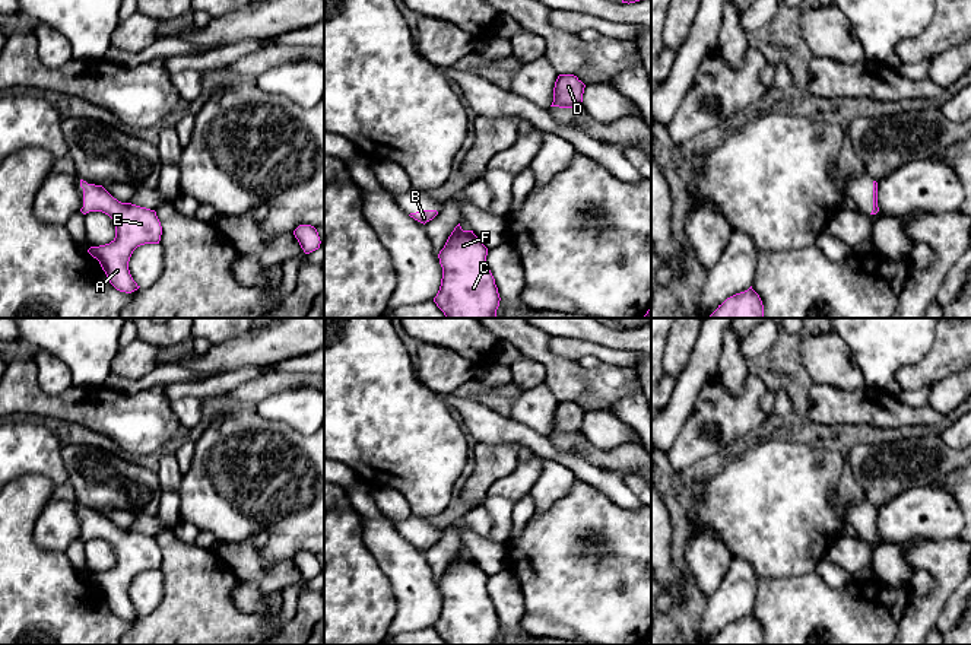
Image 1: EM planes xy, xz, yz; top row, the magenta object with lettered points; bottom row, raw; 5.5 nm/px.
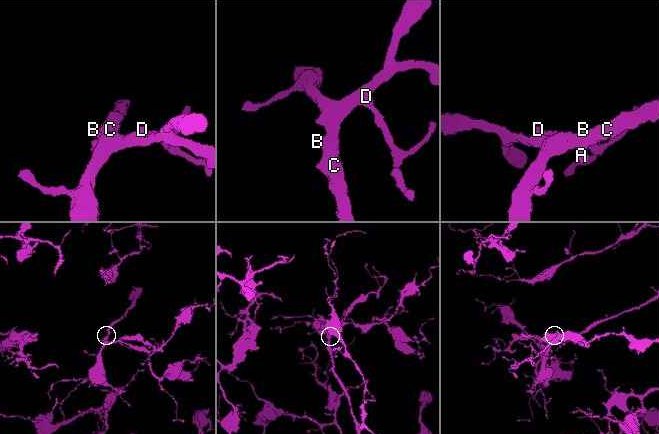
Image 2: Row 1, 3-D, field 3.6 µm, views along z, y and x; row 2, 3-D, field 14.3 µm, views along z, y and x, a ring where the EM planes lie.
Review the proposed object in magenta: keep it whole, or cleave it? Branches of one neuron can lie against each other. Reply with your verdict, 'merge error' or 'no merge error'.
no merge error

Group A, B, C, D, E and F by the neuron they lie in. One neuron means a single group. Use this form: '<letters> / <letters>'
A B C D E F

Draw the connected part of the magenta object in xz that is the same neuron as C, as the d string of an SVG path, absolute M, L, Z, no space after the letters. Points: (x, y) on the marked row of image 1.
M458 223L438 254L442 279L434 302L447 318L496 318L501 298L486 255L488 248L473 231L463 231Z

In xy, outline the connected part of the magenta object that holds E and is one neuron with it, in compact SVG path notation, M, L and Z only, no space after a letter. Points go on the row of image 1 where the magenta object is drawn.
M80 179L80 187L83 188L83 207L80 212L83 215L89 212L102 212L114 220L115 238L105 245L91 247L88 252L96 258L105 271L110 283L120 292L131 293L140 286L133 280L128 261L133 251L145 244L159 244L162 235L162 226L155 210L140 207L131 203L121 203L114 198L102 185L88 184Z

